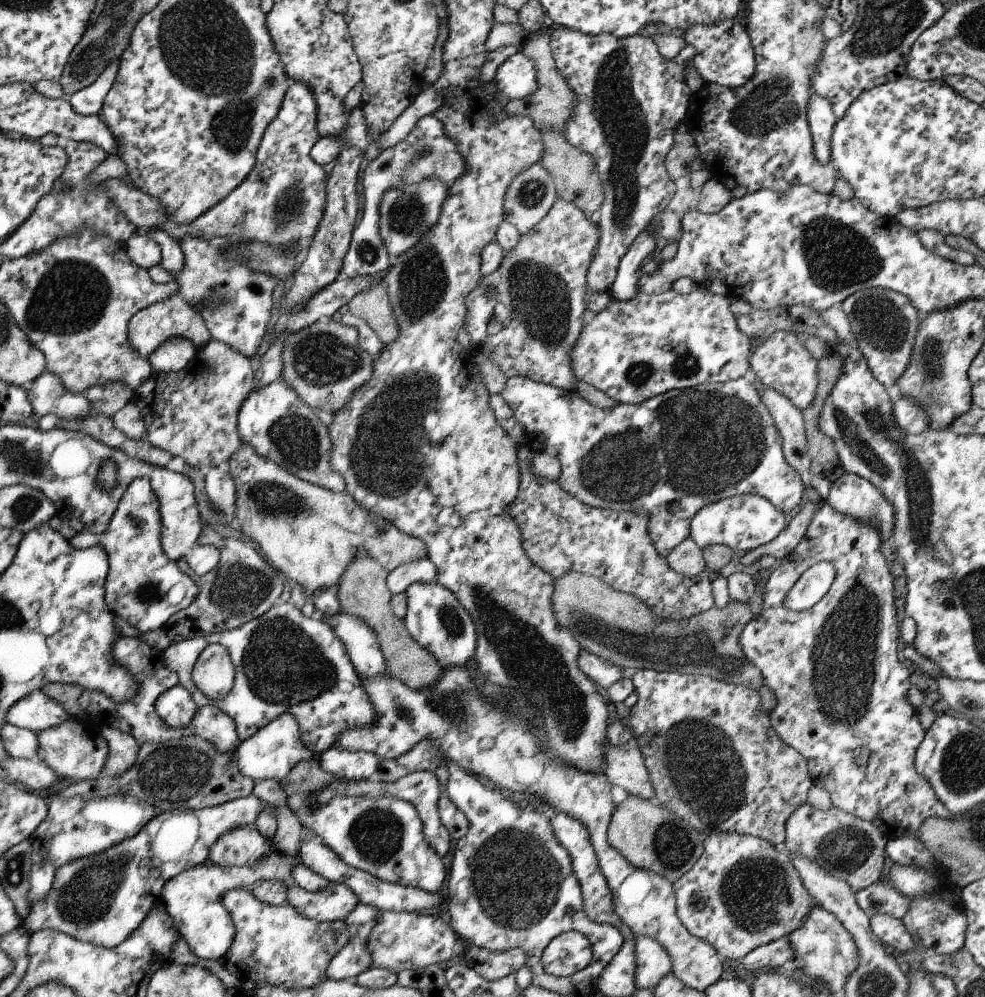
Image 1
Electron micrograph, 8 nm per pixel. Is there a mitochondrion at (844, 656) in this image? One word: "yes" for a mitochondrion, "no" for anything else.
yes

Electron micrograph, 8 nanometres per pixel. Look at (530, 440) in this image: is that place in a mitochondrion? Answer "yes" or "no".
no

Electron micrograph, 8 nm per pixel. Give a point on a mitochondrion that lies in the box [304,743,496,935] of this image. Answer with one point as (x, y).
(377, 834)

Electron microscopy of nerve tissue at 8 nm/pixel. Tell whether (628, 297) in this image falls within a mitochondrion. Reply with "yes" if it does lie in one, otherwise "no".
no

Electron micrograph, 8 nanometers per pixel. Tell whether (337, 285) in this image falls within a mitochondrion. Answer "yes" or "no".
no

